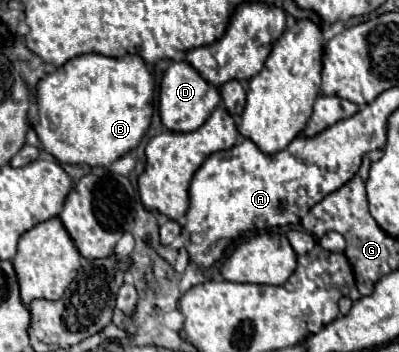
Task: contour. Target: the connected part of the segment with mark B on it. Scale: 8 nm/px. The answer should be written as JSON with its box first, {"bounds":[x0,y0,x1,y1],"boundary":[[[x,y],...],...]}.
{"bounds":[35,54,155,168],"boundary":[[[83,54],[65,62],[53,74],[41,78],[37,86],[39,126],[35,128],[45,150],[53,154],[61,164],[89,164],[109,168],[117,158],[137,148],[153,116],[153,92],[155,82],[145,62],[137,54],[123,58],[109,58],[101,54]]]}

